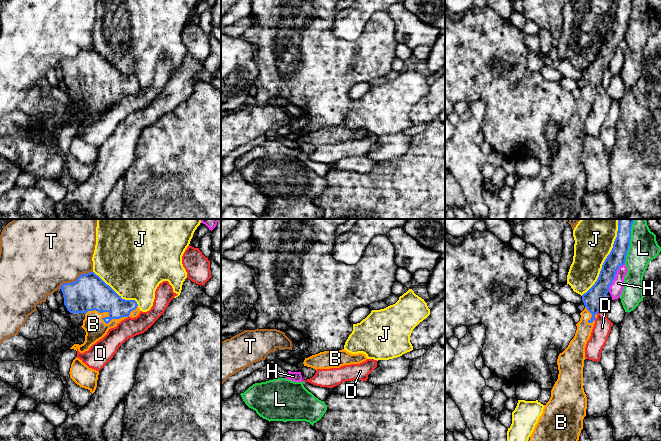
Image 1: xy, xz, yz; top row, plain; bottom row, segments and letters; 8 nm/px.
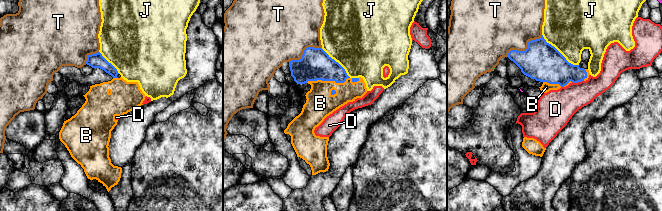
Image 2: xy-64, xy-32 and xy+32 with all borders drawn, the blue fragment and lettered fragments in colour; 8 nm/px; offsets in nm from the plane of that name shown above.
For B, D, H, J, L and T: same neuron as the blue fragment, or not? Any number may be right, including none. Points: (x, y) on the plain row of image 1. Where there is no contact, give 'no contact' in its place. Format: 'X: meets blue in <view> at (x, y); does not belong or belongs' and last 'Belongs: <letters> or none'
B: meets blue in xy at (105, 98); belongs
D: meets blue in yz at (599, 86); does not belong
H: meets blue in yz at (614, 53); does not belong
J: meets blue in yz at (605, 36); does not belong
L: meets blue in yz at (629, 20); does not belong
T: meets blue in xy at (76, 55); does not belong
Belongs: B

